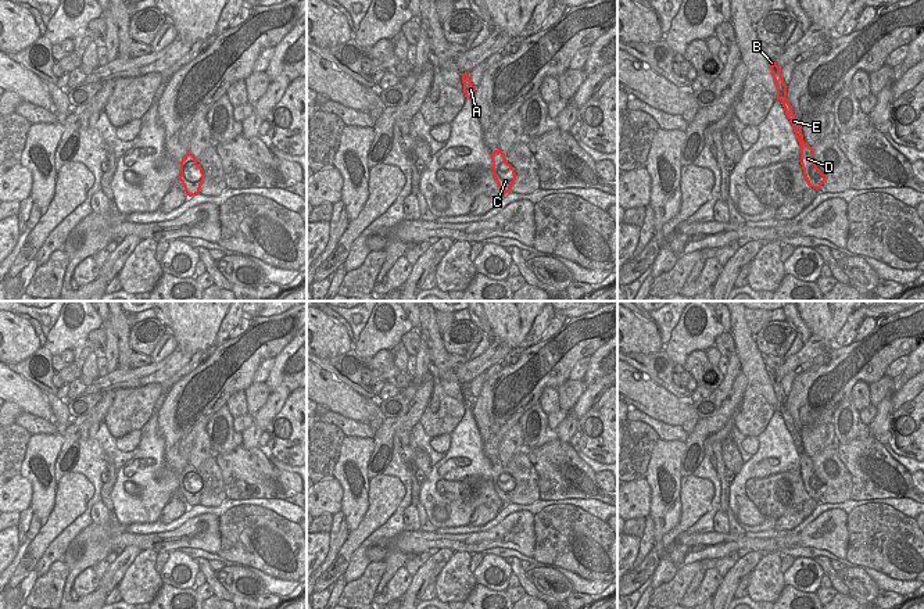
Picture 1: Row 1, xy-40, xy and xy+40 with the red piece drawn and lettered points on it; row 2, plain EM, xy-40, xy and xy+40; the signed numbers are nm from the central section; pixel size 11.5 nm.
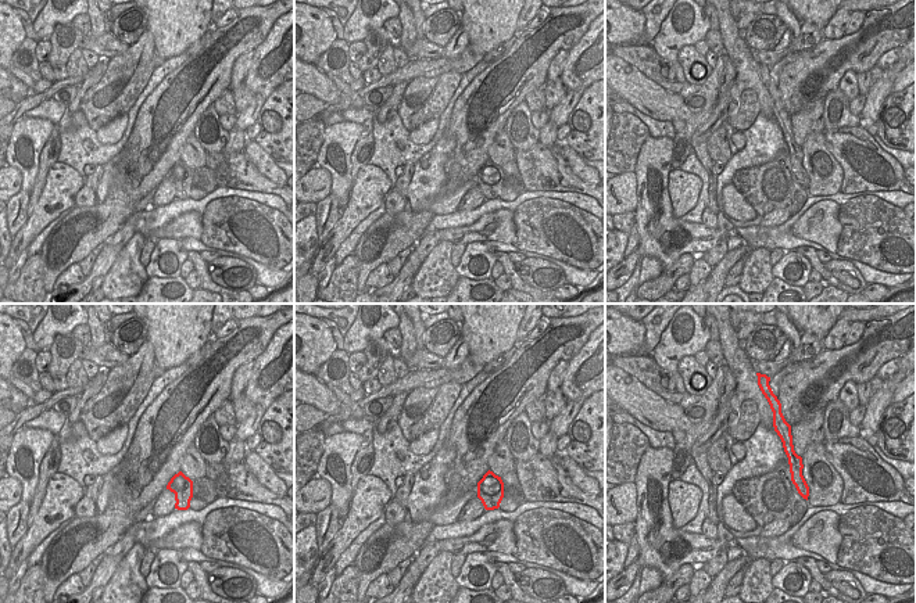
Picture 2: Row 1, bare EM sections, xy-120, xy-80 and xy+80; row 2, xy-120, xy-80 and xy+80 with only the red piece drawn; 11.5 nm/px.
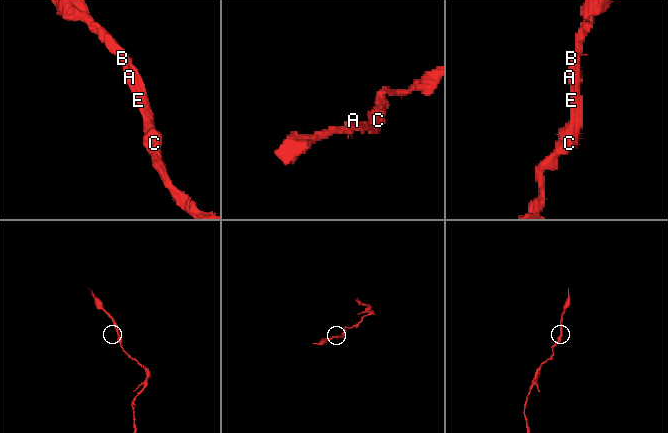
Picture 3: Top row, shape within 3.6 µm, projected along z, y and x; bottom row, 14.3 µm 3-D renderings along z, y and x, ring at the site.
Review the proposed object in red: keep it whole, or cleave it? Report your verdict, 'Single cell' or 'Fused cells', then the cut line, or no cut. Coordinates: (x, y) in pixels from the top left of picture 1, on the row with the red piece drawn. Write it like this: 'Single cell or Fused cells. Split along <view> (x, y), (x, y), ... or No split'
Single cell. No split.

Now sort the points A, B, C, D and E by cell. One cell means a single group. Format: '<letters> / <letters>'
A B C D E

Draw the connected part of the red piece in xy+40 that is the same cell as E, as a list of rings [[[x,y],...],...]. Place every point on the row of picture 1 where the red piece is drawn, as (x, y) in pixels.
[[[769,58],[769,67],[770,67],[773,79],[776,82],[777,100],[781,101],[785,115],[792,123],[795,136],[799,141],[801,165],[803,169],[805,179],[810,187],[819,190],[821,185],[825,182],[827,176],[814,164],[813,148],[809,144],[806,144],[803,140],[801,122],[795,118],[794,110],[787,98],[787,85],[784,83],[784,79],[781,76],[781,68],[776,64],[776,60],[770,60],[770,58]]]

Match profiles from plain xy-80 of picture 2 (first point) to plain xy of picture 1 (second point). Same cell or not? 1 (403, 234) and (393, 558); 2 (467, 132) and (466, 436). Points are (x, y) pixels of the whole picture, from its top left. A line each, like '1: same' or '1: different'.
1: same
2: different

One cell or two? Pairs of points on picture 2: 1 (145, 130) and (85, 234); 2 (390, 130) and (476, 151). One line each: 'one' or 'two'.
1: one
2: two

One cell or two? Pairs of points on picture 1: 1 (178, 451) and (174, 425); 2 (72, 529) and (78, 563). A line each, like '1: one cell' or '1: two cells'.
1: one cell
2: two cells

